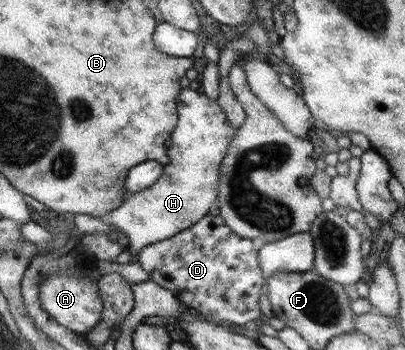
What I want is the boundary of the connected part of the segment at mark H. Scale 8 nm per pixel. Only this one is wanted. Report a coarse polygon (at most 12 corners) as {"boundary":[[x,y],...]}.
{"boundary":[[183,82],[167,163],[102,217],[144,245],[217,203],[235,135],[222,107]]}

